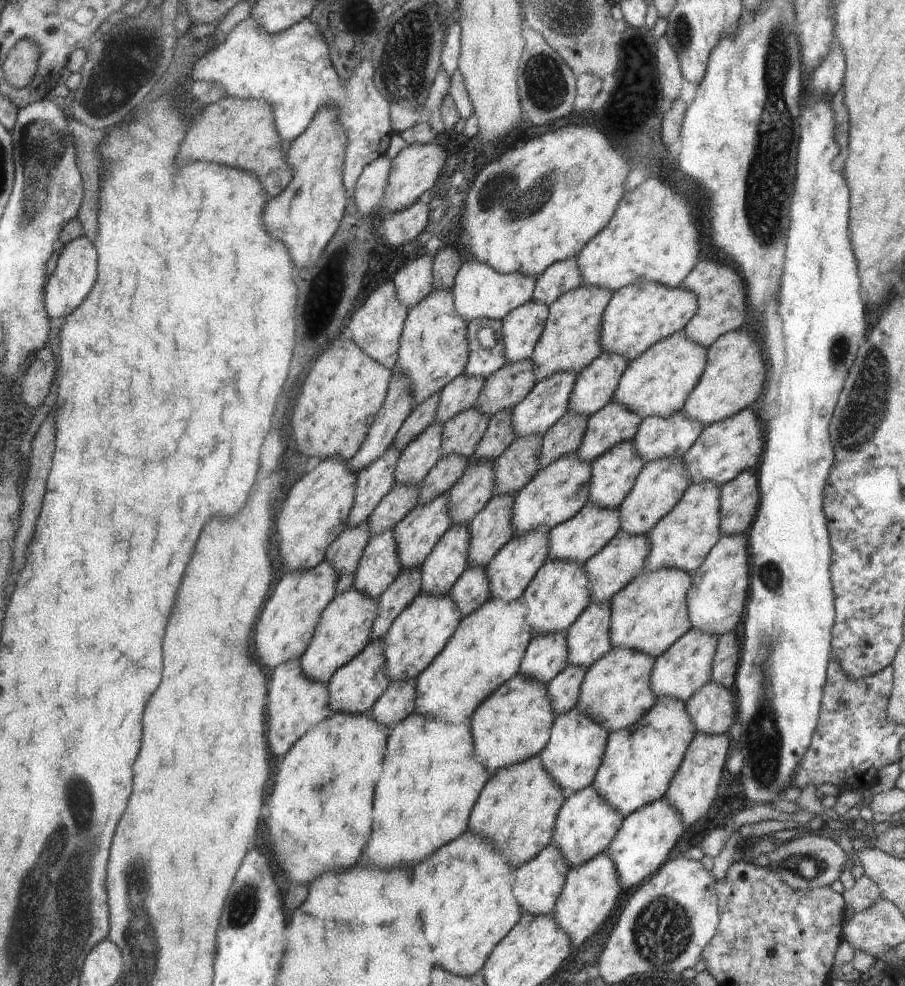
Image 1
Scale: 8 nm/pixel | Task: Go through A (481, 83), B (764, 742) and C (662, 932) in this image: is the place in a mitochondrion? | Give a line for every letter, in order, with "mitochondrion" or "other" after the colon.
A: other
B: mitochondrion
C: mitochondrion

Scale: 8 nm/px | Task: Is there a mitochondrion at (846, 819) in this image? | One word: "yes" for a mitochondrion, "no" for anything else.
no

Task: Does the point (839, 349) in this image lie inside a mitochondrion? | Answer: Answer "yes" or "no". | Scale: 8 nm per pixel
yes

